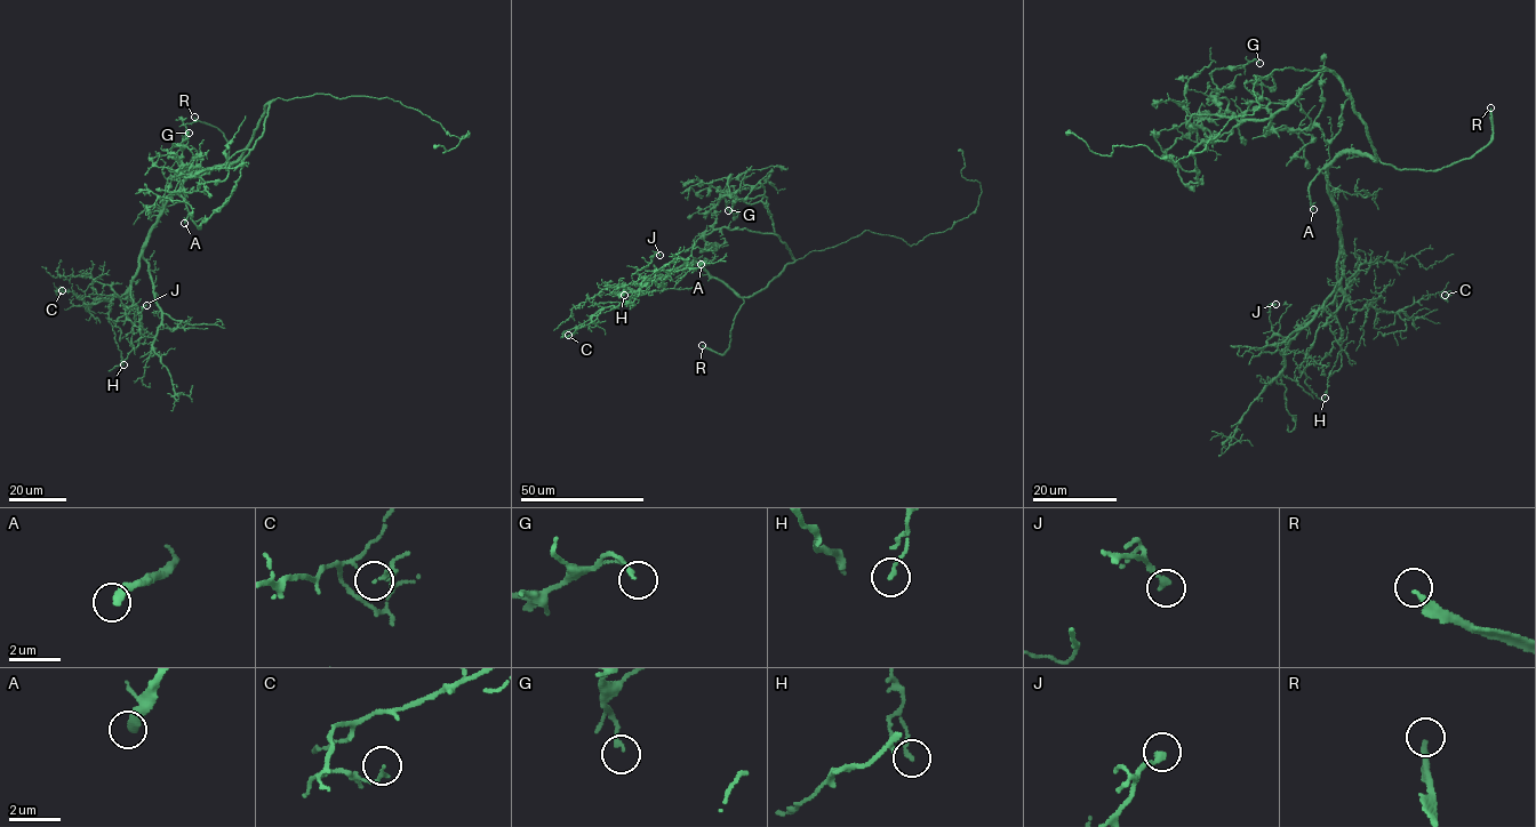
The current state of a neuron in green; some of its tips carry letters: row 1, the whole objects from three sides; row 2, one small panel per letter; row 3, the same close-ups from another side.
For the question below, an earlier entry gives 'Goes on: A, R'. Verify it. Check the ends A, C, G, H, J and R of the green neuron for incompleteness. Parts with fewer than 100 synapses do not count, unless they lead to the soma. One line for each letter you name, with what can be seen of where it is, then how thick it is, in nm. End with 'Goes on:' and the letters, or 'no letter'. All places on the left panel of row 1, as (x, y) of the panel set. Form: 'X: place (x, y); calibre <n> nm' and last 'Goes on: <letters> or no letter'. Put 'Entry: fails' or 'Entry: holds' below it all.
A: place (184, 223); calibre 320 nm
R: place (194, 117); calibre 240 nm
Goes on: A, R
Entry: holds

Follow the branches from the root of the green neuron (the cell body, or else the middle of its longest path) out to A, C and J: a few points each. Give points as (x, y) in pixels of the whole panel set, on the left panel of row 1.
A: (258, 122), (250, 144), (234, 161), (197, 170), (184, 182), (180, 193), (188, 210), (184, 223)
C: (258, 122), (234, 161), (194, 171), (165, 203), (128, 297), (87, 304), (71, 291), (56, 295), (62, 290)
J: (258, 122), (234, 161), (194, 171), (165, 203), (132, 279), (126, 316), (138, 327), (146, 305)

